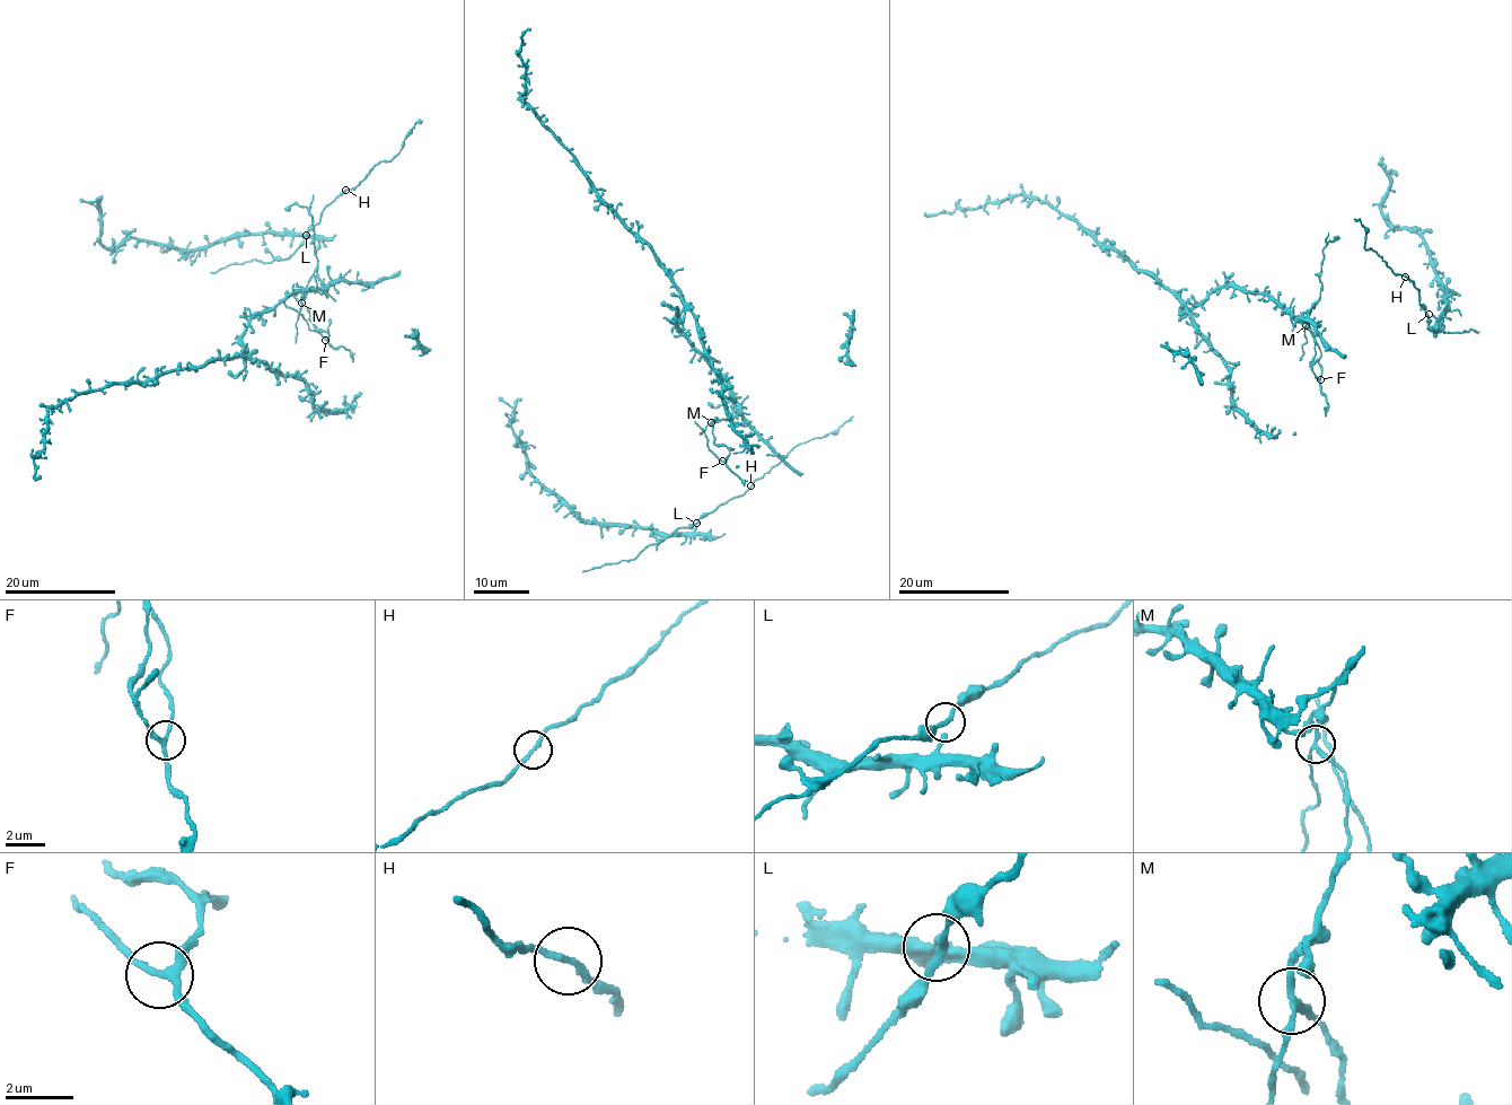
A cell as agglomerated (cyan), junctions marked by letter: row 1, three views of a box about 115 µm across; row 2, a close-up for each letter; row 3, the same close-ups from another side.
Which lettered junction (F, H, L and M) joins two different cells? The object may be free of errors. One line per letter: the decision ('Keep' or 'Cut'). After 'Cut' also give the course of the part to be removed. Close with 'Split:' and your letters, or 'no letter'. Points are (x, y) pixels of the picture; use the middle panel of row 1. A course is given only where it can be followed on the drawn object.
F: Keep
H: Keep
L: Keep
M: Cut. Course of the part to remove: (711, 422), (721, 419), (732, 420), (736, 402), (733, 400), (714, 406), (708, 403)
Split: M

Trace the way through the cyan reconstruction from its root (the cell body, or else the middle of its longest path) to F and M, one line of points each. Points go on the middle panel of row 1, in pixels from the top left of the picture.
F: (732, 419), (731, 422), (722, 419), (711, 422), (713, 441), (729, 450), (722, 461)
M: (732, 419), (731, 422), (722, 419), (711, 422)

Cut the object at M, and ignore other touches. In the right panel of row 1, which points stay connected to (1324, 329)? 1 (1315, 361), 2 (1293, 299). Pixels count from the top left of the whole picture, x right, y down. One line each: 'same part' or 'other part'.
1: same part
2: same part

